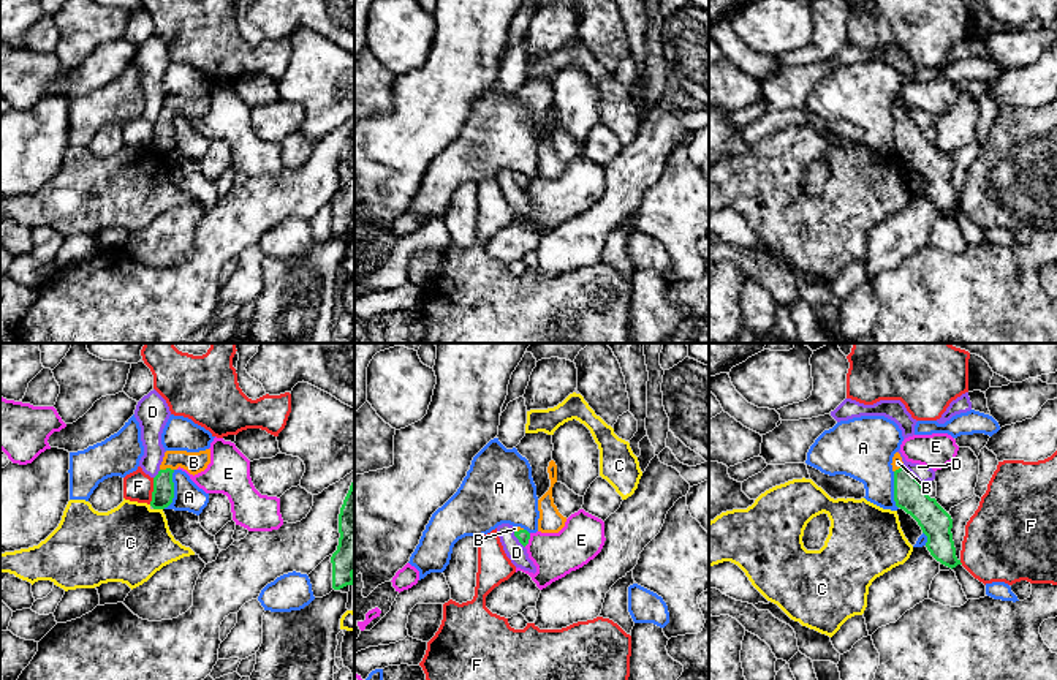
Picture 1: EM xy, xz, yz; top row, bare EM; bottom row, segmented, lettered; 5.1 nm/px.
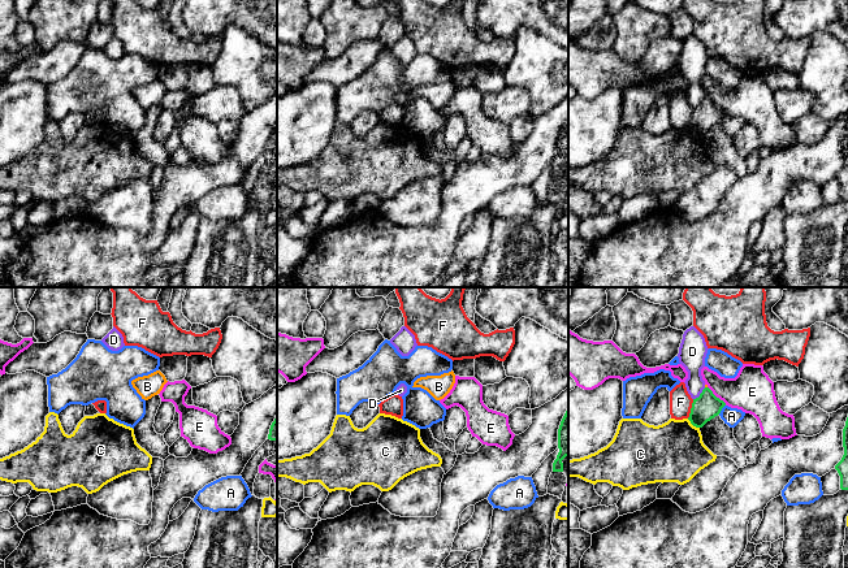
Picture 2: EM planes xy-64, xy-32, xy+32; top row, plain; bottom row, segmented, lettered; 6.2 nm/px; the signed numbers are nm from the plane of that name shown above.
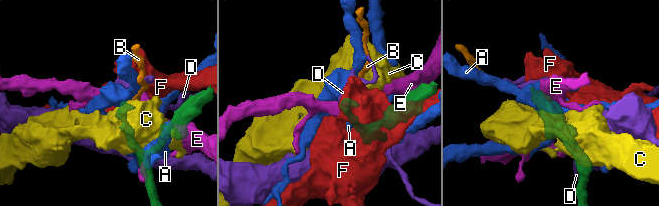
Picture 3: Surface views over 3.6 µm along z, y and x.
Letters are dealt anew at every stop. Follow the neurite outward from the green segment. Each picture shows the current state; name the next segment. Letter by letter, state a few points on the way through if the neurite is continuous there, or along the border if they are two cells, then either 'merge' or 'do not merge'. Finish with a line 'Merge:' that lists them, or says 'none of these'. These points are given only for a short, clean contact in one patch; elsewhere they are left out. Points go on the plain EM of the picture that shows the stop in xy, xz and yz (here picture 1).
A: do not merge
B: way xy (163, 133), (166, 114), (173, 108), (193, 108); merge
C: border xy (154, 154), (162, 155); do not merge
D: border yz (902, 111), (923, 130); do not merge
E: do not merge
F: do not merge
Merge: B

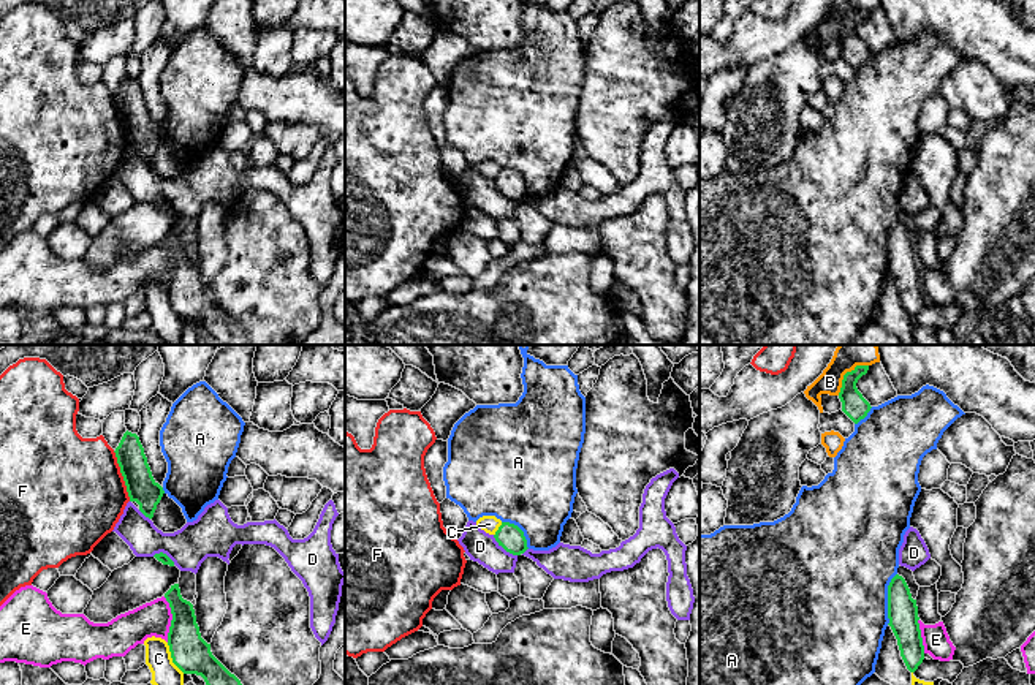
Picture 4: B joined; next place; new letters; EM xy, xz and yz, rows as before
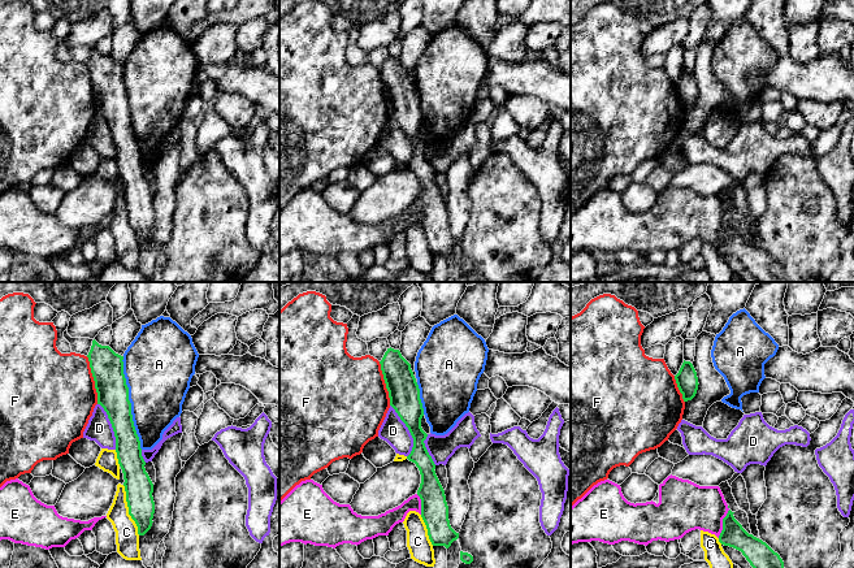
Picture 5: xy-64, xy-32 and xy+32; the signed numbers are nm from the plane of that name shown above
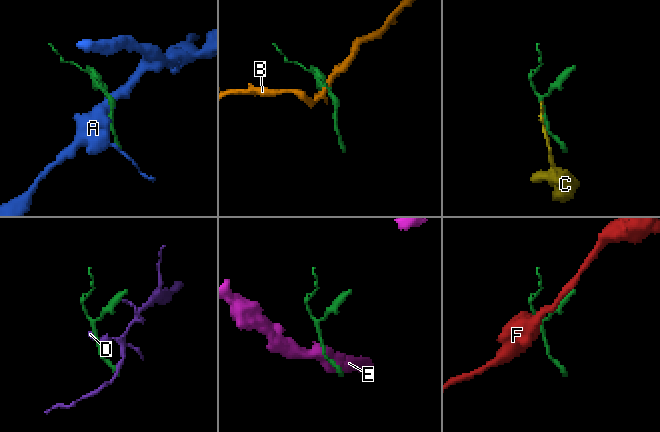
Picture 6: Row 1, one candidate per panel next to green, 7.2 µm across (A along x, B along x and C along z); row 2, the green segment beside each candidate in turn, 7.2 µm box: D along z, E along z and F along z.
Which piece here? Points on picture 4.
A: do not merge
B: border yz (868, 10), (858, 10), (849, 16), (837, 40); do not merge
C: do not merge
D: border xz (492, 181), (507, 196), (516, 201); do not merge
E: border xy (163, 242), (171, 260), (168, 287); do not merge
F: do not merge
Merge: none of these

